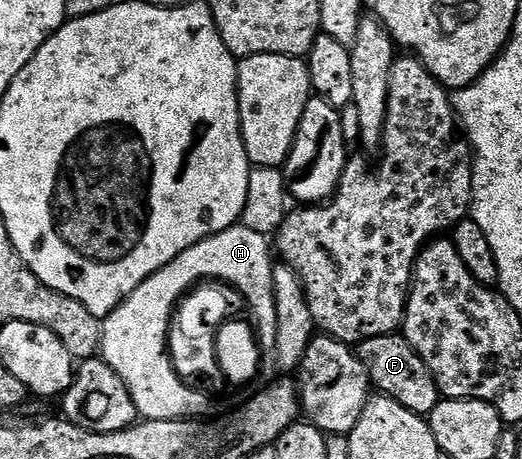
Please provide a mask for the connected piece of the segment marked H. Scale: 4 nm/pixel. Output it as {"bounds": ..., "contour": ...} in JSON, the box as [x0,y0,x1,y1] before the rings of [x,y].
{"bounds":[99,226,277,420],"contour":[[[236,226],[224,232],[213,234],[177,254],[173,262],[169,262],[157,274],[145,278],[117,310],[113,310],[102,321],[103,337],[99,343],[101,358],[125,382],[129,394],[135,403],[135,411],[145,420],[186,420],[203,418],[208,415],[211,404],[186,379],[183,380],[173,367],[172,358],[164,358],[163,324],[167,324],[167,308],[178,296],[180,288],[187,280],[195,280],[195,276],[203,276],[203,272],[211,272],[223,276],[225,282],[239,284],[247,296],[251,296],[251,304],[255,304],[255,312],[263,319],[261,325],[264,341],[271,342],[275,338],[275,319],[277,304],[273,294],[273,248],[268,237],[257,234],[255,228]]]}

